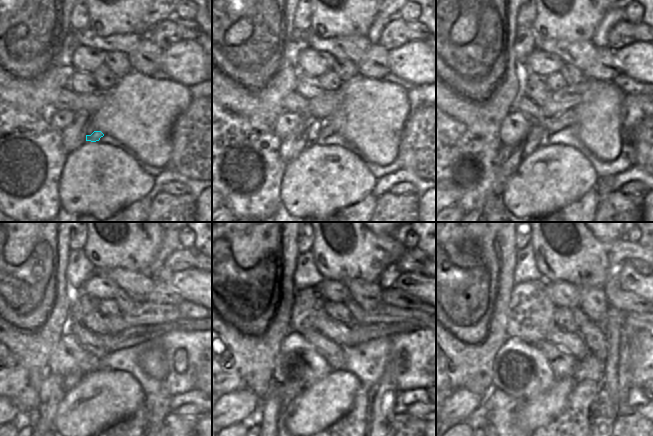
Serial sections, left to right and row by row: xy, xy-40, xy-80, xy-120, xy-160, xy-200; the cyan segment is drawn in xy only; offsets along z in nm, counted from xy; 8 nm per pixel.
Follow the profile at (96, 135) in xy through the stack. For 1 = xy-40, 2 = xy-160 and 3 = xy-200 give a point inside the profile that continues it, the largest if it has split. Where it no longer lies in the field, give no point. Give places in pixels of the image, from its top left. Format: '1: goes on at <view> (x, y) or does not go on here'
1: goes on at xy-40 (325, 130)
2: goes on at xy-160 (359, 334)
3: goes on at xy-200 (638, 322)

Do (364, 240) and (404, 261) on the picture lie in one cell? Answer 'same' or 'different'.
different

